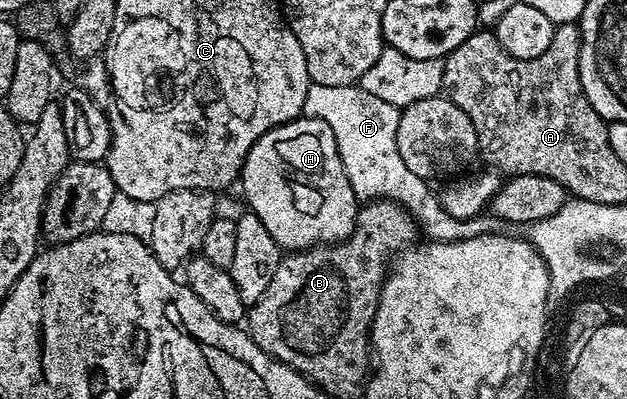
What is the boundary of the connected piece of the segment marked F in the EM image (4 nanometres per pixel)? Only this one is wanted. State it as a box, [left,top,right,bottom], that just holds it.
[302,84,427,206]

